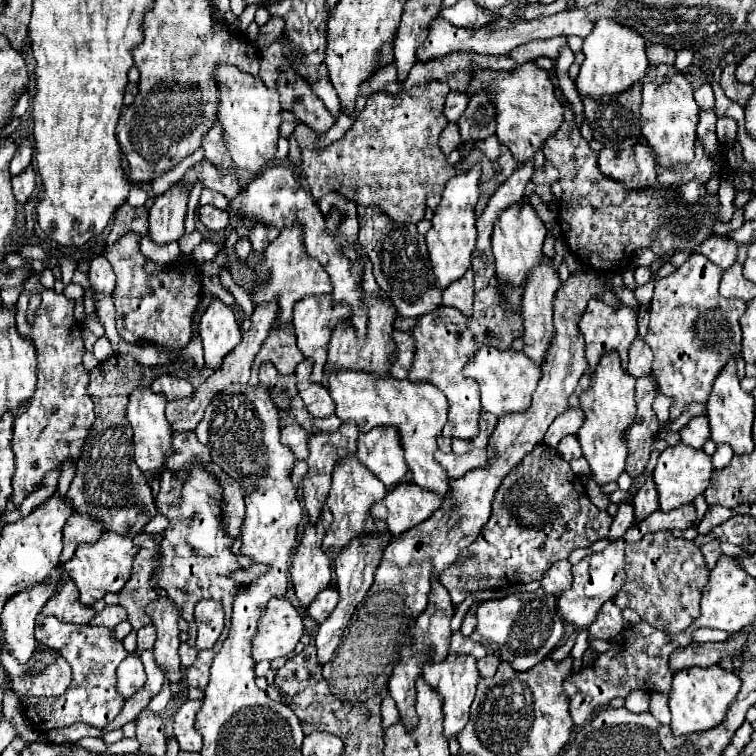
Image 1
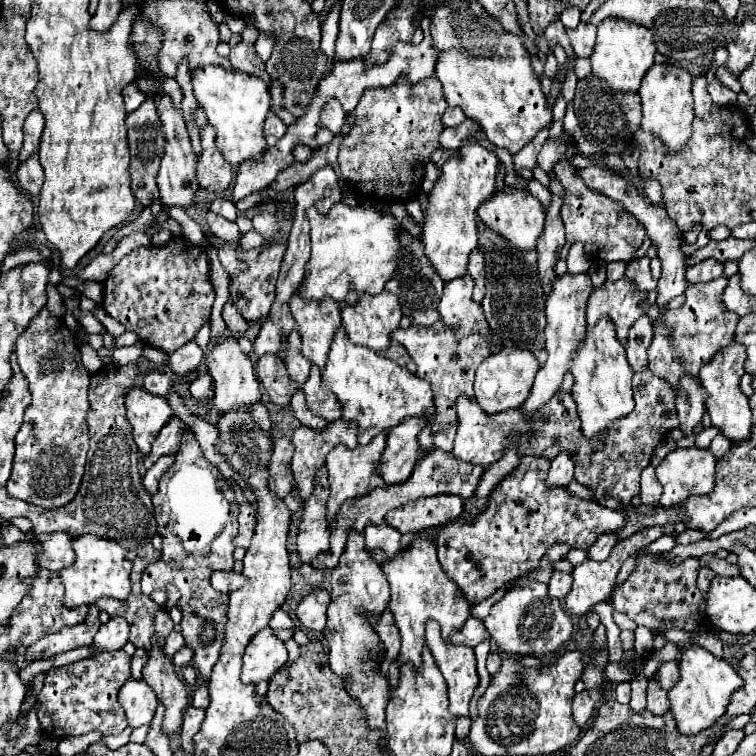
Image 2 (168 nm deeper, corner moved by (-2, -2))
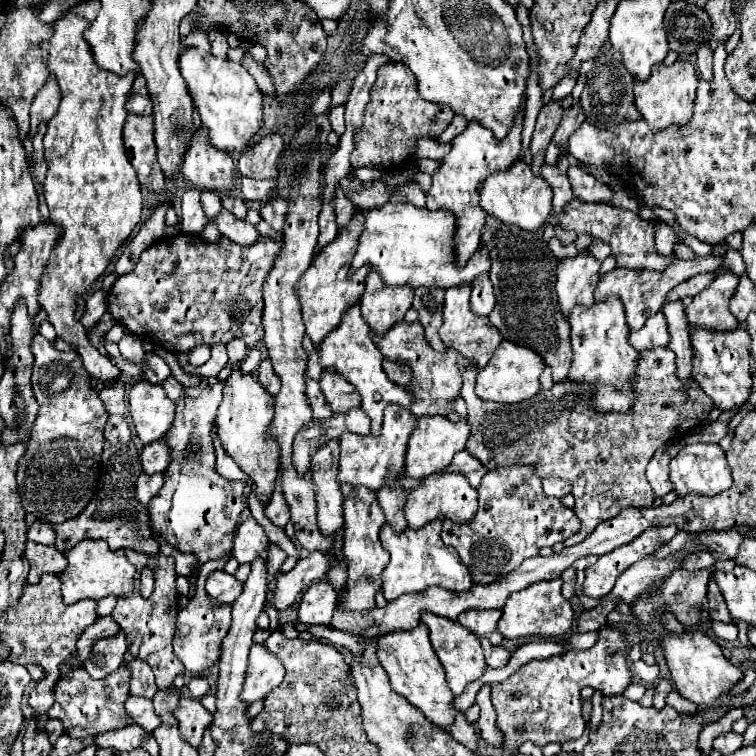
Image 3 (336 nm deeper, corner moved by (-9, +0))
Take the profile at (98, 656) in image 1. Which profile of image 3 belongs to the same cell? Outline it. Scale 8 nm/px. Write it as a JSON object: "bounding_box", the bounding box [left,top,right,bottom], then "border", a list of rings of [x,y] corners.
{"bounding_box":[48,665,132,739],"border":[[[122,665],[116,673],[104,679],[92,679],[82,667],[72,669],[68,677],[62,677],[54,687],[54,705],[48,717],[62,721],[64,731],[74,739],[94,737],[102,731],[122,729],[132,725],[132,717],[124,711],[124,701],[128,697],[128,665]]]}

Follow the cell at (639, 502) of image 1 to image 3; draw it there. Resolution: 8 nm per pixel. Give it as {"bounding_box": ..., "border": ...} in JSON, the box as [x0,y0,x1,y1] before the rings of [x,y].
{"bounding_box":[646,443,682,497],"border":[[[676,443],[676,445],[664,445],[664,447],[660,447],[654,453],[654,457],[648,463],[646,479],[650,481],[650,485],[654,489],[654,495],[658,495],[658,497],[664,497],[666,493],[672,491],[672,483],[668,479],[668,473],[670,473],[668,461],[680,451],[680,447],[682,447],[680,443]]]}

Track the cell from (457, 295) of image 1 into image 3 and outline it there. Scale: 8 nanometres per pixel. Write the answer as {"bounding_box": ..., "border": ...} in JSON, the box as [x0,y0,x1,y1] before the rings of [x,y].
{"bounding_box":[440,283,504,367],"border":[[[464,283],[464,285],[456,285],[452,289],[446,291],[446,301],[444,301],[444,323],[440,327],[440,339],[444,341],[446,347],[454,347],[456,351],[460,351],[464,357],[476,361],[480,367],[484,367],[490,357],[494,355],[496,347],[500,345],[500,341],[504,339],[500,335],[500,331],[496,331],[496,327],[488,321],[488,317],[478,317],[472,315],[470,309],[470,293],[472,293],[472,283]]]}

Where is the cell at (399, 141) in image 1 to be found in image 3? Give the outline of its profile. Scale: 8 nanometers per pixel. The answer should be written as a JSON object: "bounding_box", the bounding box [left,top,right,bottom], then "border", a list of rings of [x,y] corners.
{"bounding_box":[350,63,454,171],"border":[[[388,63],[380,67],[378,79],[372,87],[370,103],[364,111],[364,127],[354,135],[355,148],[350,154],[352,170],[361,167],[378,167],[382,171],[398,171],[408,165],[406,159],[414,159],[416,141],[420,137],[438,137],[452,121],[454,111],[436,103],[420,99],[416,79],[404,63]]]}

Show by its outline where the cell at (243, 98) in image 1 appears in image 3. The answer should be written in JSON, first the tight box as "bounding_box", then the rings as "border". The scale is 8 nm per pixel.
{"bounding_box":[180,49,264,153],"border":[[[188,49],[180,55],[180,73],[188,83],[188,91],[194,105],[200,111],[202,125],[210,131],[210,143],[226,153],[242,153],[248,149],[252,137],[260,131],[264,119],[264,95],[256,85],[256,79],[242,67],[228,59],[216,59],[214,55],[202,55],[198,49]]]}

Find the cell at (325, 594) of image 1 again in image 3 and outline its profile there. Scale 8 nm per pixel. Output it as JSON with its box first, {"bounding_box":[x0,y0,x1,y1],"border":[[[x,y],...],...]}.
{"bounding_box":[298,581,338,625],"border":[[[328,581],[312,583],[302,595],[298,621],[304,625],[328,625],[338,603],[338,593]]]}

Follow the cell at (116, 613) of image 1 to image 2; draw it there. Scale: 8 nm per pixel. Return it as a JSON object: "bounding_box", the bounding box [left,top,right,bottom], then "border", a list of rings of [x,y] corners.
{"bounding_box":[91,617,129,653],"border":[[[113,617],[109,619],[109,623],[101,625],[91,649],[93,653],[103,653],[103,651],[119,651],[125,647],[125,643],[129,641],[129,623],[123,617]]]}

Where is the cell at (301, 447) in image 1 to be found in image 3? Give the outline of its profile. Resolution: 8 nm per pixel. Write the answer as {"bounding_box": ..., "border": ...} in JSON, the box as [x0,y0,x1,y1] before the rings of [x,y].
{"bounding_box":[266,477,290,527],"border":[[[280,477],[276,479],[276,487],[272,491],[272,497],[266,505],[266,515],[268,519],[278,525],[278,527],[284,527],[288,521],[290,521],[290,515],[288,515],[288,503],[284,503],[284,493],[280,491]]]}

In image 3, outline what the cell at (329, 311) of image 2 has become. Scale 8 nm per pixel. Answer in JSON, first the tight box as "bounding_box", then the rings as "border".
{"bounding_box":[296,209,370,347],"border":[[[356,209],[352,221],[340,229],[340,235],[336,235],[336,239],[332,243],[328,243],[328,247],[324,247],[324,251],[320,251],[316,255],[316,259],[312,261],[312,265],[308,267],[308,271],[302,275],[302,279],[296,285],[298,295],[300,295],[306,335],[314,341],[316,347],[330,331],[334,331],[340,325],[348,307],[356,304],[364,293],[365,280],[370,269],[363,266],[352,276],[348,276],[352,255],[356,253],[356,239],[362,231],[362,223],[364,223],[362,211]]]}

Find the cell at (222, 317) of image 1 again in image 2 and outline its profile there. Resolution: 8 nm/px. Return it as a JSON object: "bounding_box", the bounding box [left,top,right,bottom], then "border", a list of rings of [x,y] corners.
{"bounding_box":[207,337,261,415],"border":[[[225,337],[217,345],[209,349],[207,355],[207,367],[213,379],[215,387],[215,397],[213,397],[213,409],[217,415],[225,415],[229,411],[239,411],[241,407],[251,409],[255,403],[261,401],[261,389],[259,381],[253,373],[253,363],[251,359],[239,349],[239,343],[235,337]]]}

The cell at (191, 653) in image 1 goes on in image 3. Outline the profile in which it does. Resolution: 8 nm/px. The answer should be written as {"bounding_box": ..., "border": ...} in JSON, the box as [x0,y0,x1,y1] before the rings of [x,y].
{"bounding_box":[174,559,232,675],"border":[[[216,559],[216,561],[208,561],[202,565],[202,569],[198,571],[198,581],[196,581],[196,593],[194,597],[188,599],[188,605],[184,609],[180,609],[178,613],[178,623],[176,623],[176,635],[174,635],[174,651],[176,657],[184,663],[184,667],[194,673],[200,675],[204,673],[208,667],[212,667],[218,661],[220,655],[220,645],[222,639],[228,633],[230,627],[230,619],[232,619],[232,609],[228,603],[220,603],[214,601],[206,591],[204,591],[204,583],[208,579],[208,575],[216,569],[224,569],[228,559]]]}

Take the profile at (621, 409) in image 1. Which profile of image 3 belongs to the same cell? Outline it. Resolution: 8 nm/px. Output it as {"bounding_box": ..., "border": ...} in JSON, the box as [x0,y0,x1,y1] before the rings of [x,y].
{"bounding_box":[568,297,640,413],"border":[[[608,297],[606,303],[592,305],[590,309],[576,307],[570,313],[570,339],[572,339],[572,365],[568,377],[576,383],[592,387],[592,405],[598,413],[626,413],[634,403],[634,373],[640,359],[638,351],[628,343],[628,325],[620,299]]]}

